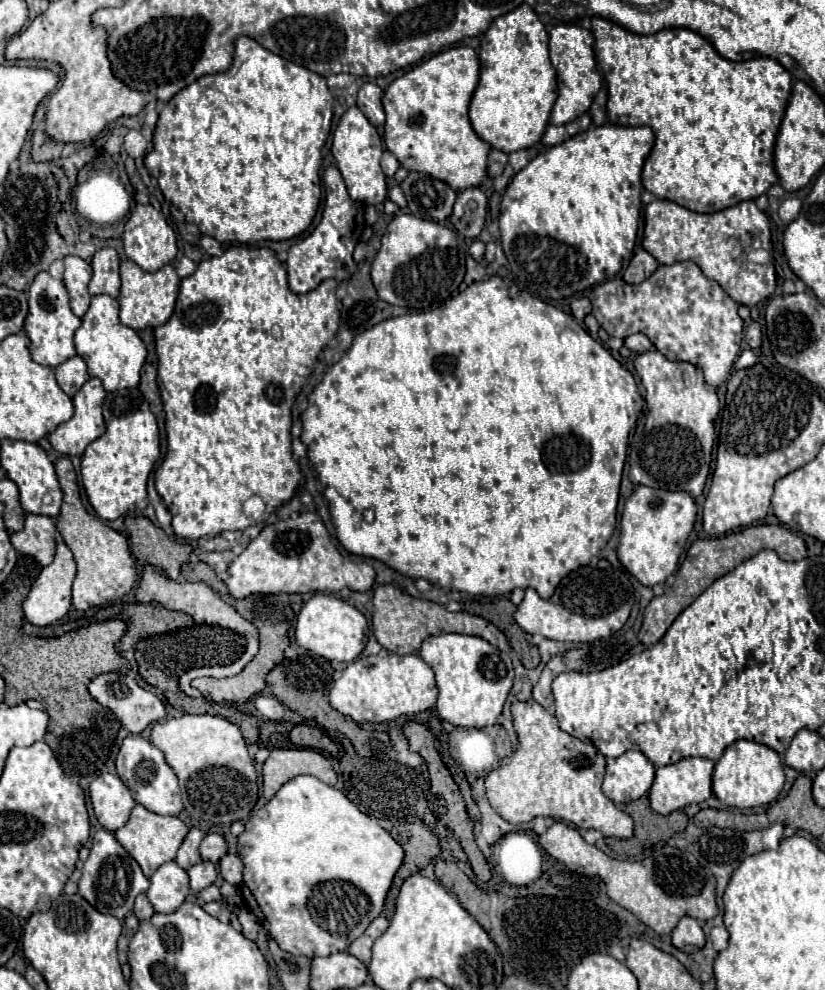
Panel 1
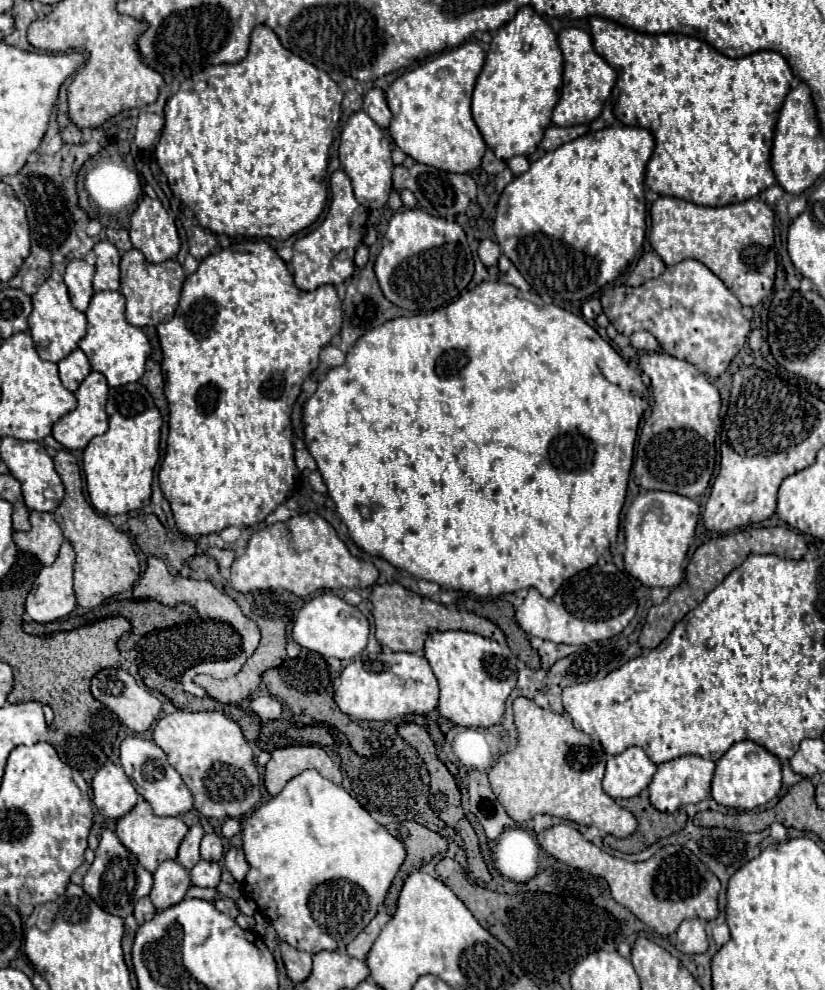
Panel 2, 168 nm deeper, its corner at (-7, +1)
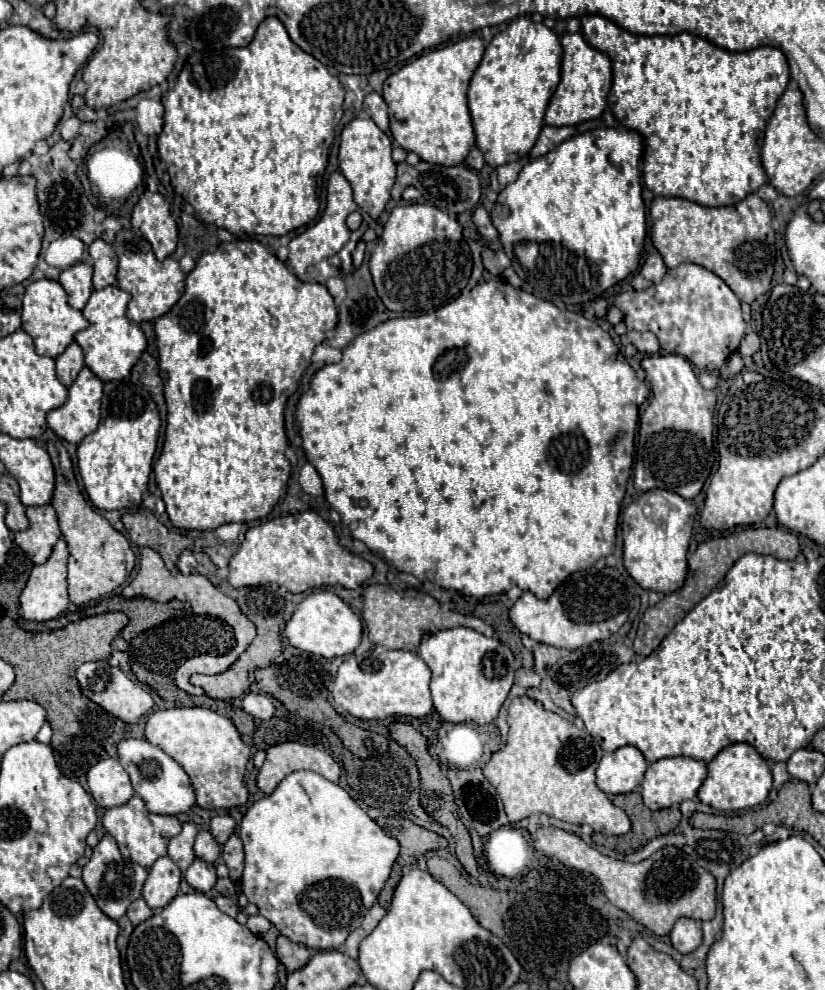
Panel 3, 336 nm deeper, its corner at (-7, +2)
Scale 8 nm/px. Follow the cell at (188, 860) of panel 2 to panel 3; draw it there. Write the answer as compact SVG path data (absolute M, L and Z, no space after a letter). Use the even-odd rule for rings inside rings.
M184 823L182 831L170 839L168 843L168 857L172 857L172 861L176 861L176 865L186 871L188 865L192 865L192 861L196 859L194 855L194 839L196 839L196 825L194 823Z

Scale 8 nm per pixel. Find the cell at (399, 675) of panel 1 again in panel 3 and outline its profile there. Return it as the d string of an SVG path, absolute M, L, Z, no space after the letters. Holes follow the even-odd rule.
M376 645L362 661L352 655L340 665L330 693L334 705L348 711L356 719L384 719L390 715L424 717L432 711L428 687L430 675L428 665L416 653L388 651Z

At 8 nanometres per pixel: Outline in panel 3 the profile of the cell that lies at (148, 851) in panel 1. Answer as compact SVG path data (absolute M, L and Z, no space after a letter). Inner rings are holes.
M132 797L128 803L120 805L120 807L112 807L106 809L104 817L102 817L102 827L108 831L108 835L112 835L118 843L118 849L124 857L136 861L142 867L152 867L152 863L158 857L166 855L166 847L172 835L178 835L182 825L176 817L172 815L154 815L146 809L144 801L140 797Z

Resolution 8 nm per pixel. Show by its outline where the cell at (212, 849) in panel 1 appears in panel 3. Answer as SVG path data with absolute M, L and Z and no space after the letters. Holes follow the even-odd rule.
M200 831L194 841L194 853L198 859L214 863L220 857L220 845L214 841L210 831Z

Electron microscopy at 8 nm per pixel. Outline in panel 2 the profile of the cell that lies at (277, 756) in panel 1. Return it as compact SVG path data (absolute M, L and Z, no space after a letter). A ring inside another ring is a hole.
M290 746L272 750L272 758L266 764L264 784L270 796L276 796L290 778L304 770L316 770L334 784L342 784L342 772L332 758L320 746Z

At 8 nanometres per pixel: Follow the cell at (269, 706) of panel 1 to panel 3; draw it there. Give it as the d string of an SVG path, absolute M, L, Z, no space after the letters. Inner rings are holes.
M246 693L242 697L242 709L250 713L254 719L272 719L274 715L274 705L272 699L264 693Z

